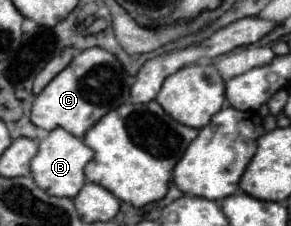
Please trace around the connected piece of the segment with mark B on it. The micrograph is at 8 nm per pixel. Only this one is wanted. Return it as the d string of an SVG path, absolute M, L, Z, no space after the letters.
M54 128L46 136L38 136L38 154L30 162L30 174L36 182L36 186L50 196L64 196L64 198L74 198L80 188L84 186L84 166L92 160L94 152L84 144L82 138L72 136L64 128Z

